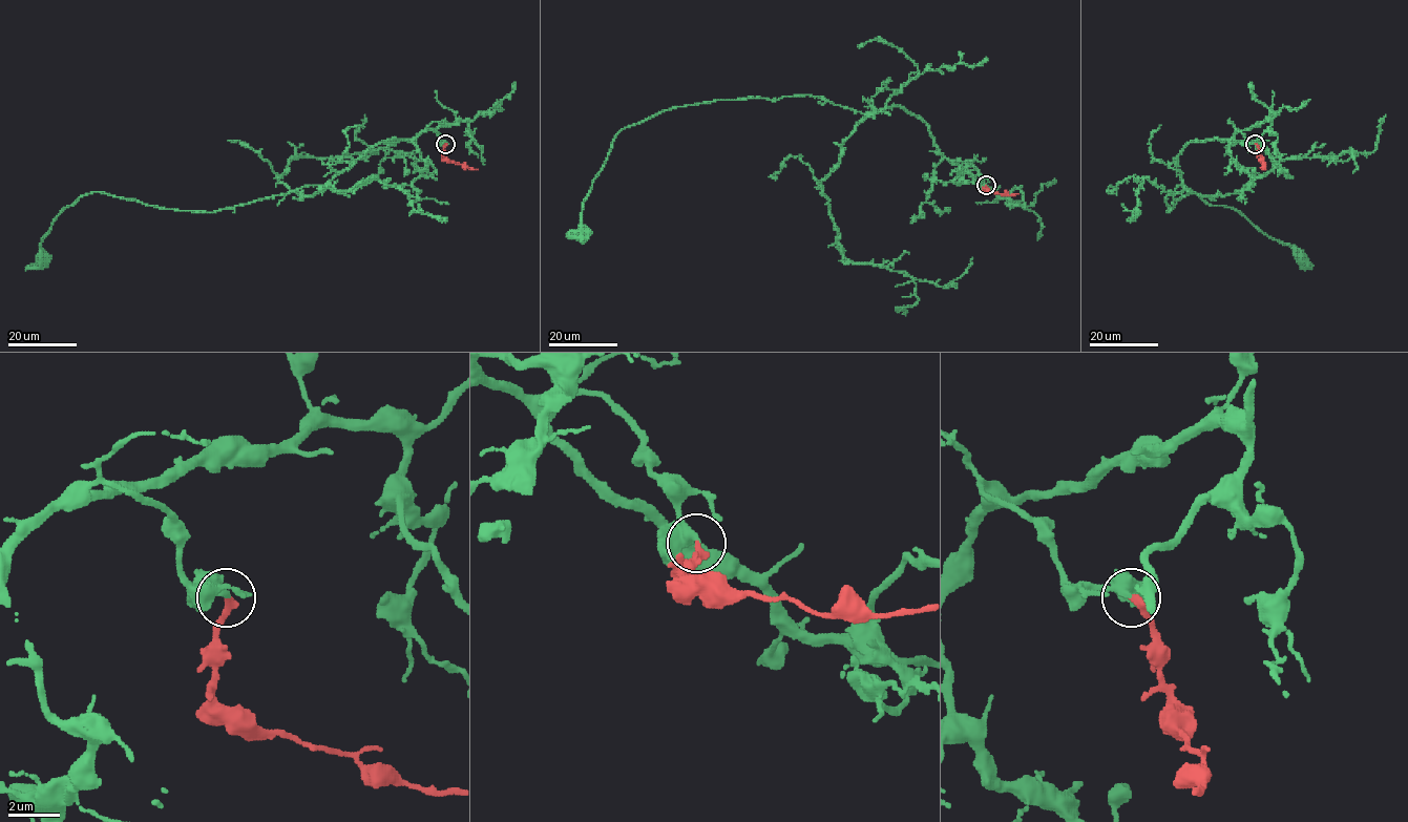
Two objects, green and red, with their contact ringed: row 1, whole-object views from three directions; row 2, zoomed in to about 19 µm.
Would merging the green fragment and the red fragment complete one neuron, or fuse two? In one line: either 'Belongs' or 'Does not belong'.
Belongs

